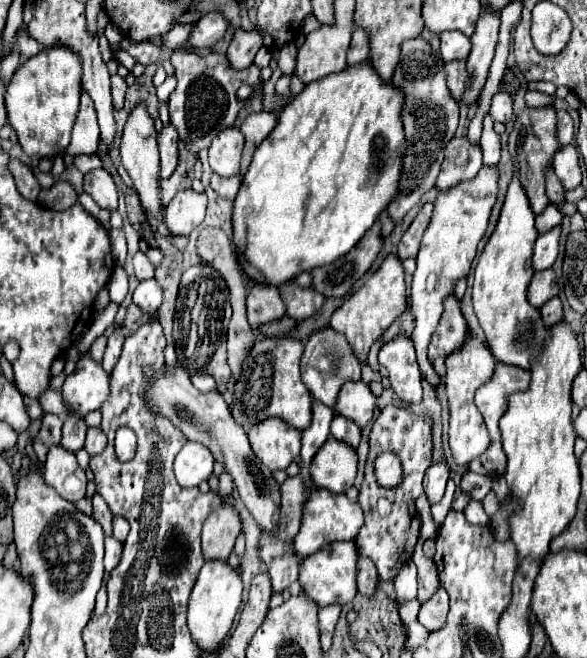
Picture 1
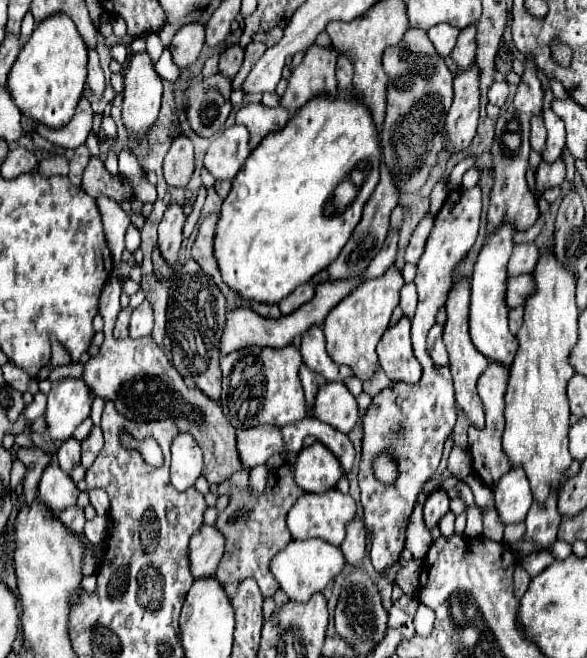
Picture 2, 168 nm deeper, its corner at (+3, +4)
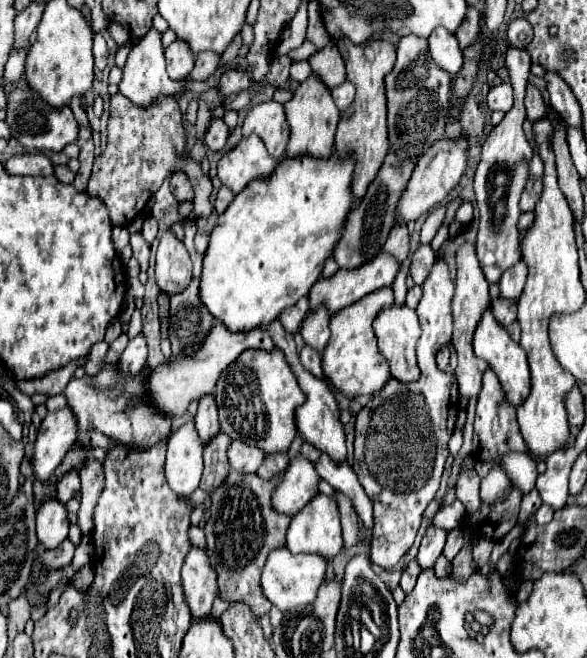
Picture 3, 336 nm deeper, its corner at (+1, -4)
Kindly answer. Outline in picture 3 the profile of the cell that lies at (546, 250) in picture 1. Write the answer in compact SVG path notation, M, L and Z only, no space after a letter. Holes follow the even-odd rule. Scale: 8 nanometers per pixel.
M518 261L512 269L508 269L500 279L500 297L518 299L524 289L524 283L526 283L526 273L528 273L528 269L522 261Z

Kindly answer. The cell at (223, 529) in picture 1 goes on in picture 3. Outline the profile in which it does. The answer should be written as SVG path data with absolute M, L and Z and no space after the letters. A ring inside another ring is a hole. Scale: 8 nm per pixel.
M192 549L182 565L182 591L190 607L192 619L208 617L212 601L218 595L216 573L208 563L204 549Z

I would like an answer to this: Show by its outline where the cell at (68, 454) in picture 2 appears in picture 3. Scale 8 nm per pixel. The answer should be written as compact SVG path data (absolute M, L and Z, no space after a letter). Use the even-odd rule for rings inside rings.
M70 471L70 473L66 473L66 475L60 479L60 483L58 483L58 487L56 487L56 499L58 499L62 505L66 505L78 491L80 491L78 471Z

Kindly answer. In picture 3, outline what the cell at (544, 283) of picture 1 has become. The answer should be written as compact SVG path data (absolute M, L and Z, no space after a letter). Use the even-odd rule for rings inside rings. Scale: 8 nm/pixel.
M496 299L496 301L492 301L492 313L494 313L494 319L502 327L508 327L510 323L516 321L516 301Z

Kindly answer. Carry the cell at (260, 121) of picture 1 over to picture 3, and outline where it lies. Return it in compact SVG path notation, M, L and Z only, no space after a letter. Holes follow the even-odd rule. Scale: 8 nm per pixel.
M276 101L258 103L254 109L250 109L248 117L244 119L242 135L258 135L264 141L268 153L280 161L284 157L284 149L290 135L284 105Z

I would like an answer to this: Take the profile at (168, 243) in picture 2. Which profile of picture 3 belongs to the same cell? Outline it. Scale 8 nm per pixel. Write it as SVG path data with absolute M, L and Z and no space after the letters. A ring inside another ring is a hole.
M166 231L156 253L156 283L162 293L174 295L184 291L192 281L192 261L180 239Z

